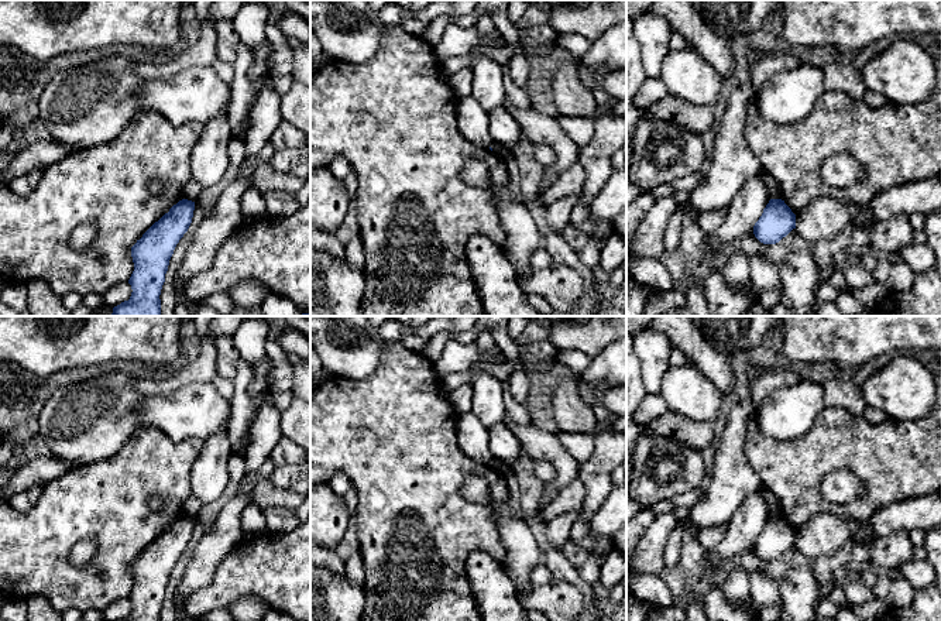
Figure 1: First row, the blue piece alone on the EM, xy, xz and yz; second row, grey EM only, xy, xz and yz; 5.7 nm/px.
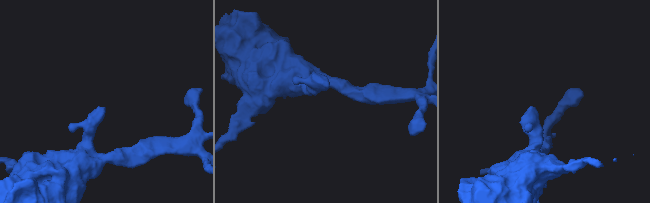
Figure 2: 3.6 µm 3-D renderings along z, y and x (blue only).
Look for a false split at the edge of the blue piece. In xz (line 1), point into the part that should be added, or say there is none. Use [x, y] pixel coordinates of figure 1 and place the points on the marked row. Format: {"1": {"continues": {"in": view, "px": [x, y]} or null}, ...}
{"1": {"continues": null}}

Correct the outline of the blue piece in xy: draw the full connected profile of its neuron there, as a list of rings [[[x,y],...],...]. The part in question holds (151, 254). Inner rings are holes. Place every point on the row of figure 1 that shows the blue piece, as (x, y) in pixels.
[[[182,199],[155,222],[131,247],[134,271],[128,279],[131,296],[113,308],[111,316],[162,316],[161,289],[169,260],[188,231],[195,202]]]

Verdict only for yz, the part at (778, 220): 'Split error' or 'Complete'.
Complete

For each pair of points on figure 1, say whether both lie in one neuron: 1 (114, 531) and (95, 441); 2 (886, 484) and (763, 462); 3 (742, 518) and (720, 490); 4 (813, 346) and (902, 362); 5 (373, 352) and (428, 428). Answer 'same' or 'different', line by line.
1: different
2: same
3: different
4: different
5: different

